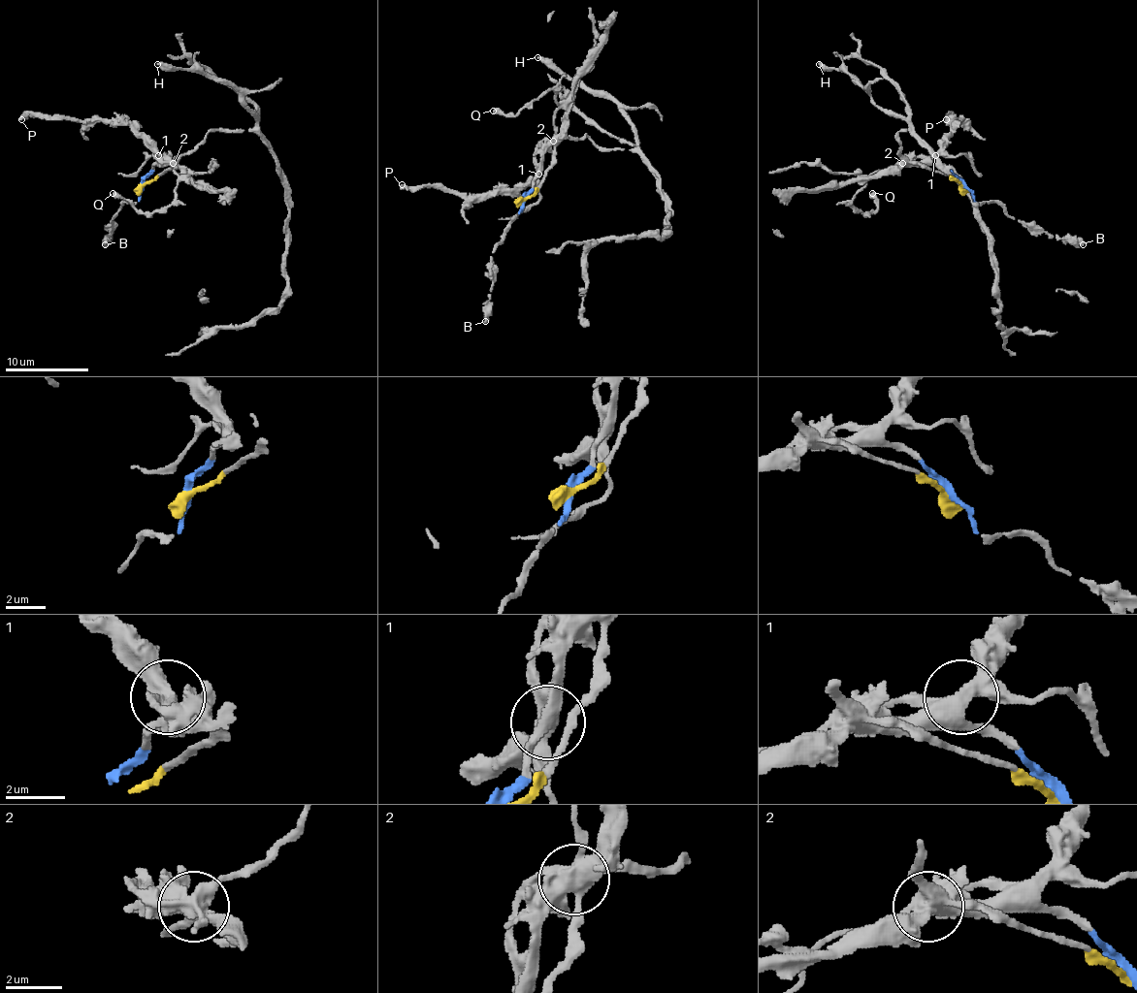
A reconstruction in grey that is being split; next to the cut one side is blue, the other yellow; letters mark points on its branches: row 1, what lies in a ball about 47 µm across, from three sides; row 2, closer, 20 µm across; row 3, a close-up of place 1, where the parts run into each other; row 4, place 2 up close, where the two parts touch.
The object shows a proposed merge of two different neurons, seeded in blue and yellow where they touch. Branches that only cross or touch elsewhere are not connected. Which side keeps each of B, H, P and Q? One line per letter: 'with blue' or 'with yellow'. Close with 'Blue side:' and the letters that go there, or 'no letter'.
B: with blue
H: with yellow
P: with blue
Q: with yellow
Blue side: B, P

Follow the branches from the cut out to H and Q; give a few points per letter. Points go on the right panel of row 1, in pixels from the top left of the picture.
H: (962, 186), (910, 163), (899, 152), (899, 132), (912, 130), (908, 123), (887, 114), (849, 73), (818, 65)
Q: (962, 186), (919, 163), (895, 163), (870, 176), (854, 207), (872, 213), (876, 199), (872, 192)

